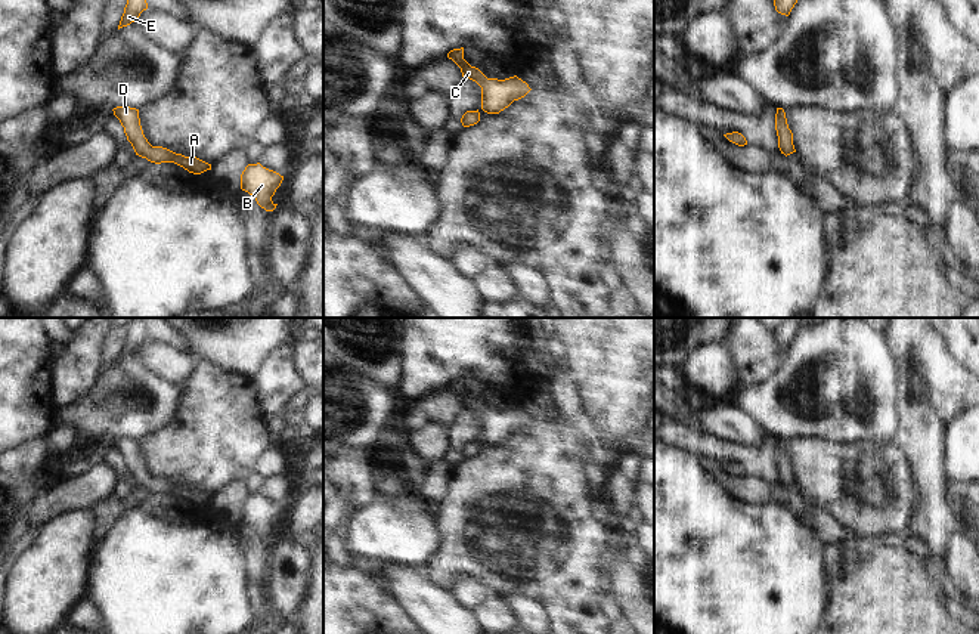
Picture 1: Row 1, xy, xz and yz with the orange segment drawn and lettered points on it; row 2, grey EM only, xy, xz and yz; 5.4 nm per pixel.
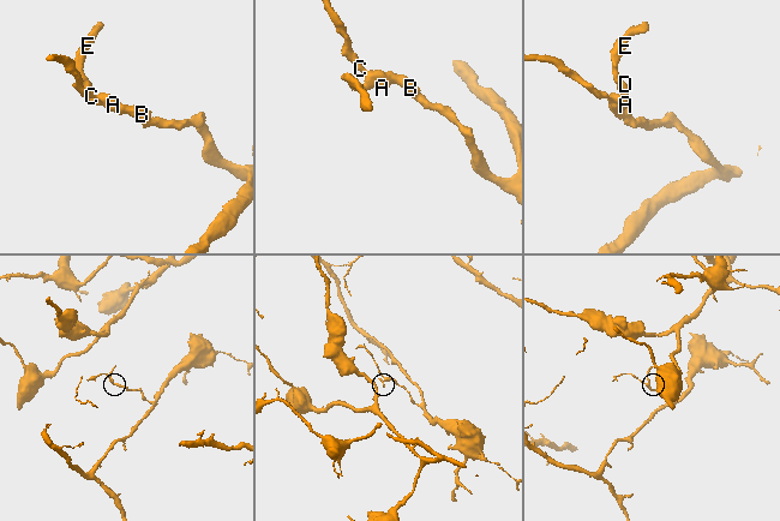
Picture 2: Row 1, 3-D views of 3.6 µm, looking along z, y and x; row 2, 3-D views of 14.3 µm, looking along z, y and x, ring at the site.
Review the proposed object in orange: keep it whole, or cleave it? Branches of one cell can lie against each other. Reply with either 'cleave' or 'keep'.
keep

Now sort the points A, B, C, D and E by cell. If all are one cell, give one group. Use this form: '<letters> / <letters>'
A B C D E

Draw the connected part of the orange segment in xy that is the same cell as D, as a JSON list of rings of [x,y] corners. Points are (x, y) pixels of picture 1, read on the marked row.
[[[117,106],[112,111],[124,127],[127,140],[131,143],[136,155],[155,164],[174,163],[193,174],[201,174],[207,170],[211,170],[211,164],[196,157],[185,157],[162,146],[152,146],[143,134],[139,109],[130,106]]]

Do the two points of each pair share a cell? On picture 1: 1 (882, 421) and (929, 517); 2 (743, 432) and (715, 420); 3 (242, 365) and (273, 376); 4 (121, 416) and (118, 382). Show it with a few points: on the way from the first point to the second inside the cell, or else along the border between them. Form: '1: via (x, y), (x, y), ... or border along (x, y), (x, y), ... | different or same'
1: border along (897, 407), (898, 429), (894, 441) | different
2: via (736, 426), (722, 420) | same
3: border along (279, 345), (250, 377) | different
4: via (121, 407), (121, 390) | same

